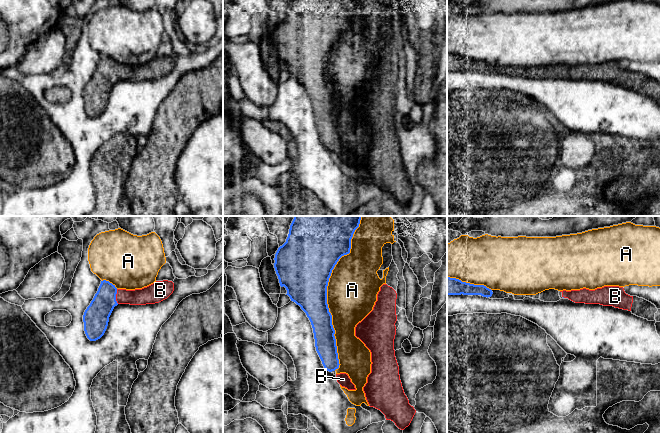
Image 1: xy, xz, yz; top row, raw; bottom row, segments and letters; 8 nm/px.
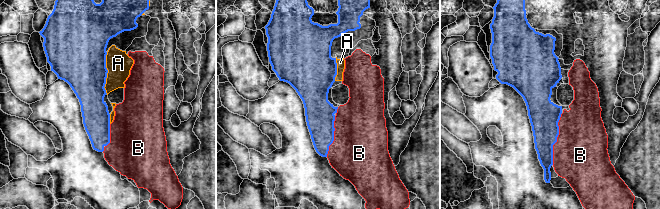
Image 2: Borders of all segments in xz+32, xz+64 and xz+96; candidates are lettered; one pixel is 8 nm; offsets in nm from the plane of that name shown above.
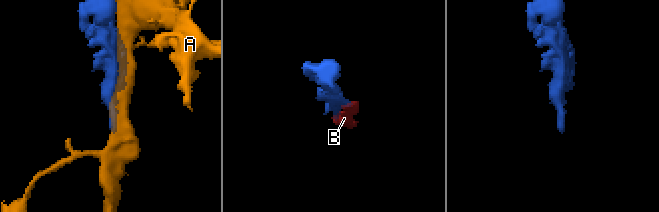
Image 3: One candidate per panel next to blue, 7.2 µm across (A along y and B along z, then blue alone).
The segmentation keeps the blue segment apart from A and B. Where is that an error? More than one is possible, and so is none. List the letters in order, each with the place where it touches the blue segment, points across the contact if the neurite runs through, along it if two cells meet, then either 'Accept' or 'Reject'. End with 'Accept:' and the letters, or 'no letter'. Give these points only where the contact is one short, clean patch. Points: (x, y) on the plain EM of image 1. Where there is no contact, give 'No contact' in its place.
A: Touches blue at xz (326, 72). Reject
B: Touches blue at xy (115, 72). Path across: xy (96, 93), (115, 72), (146, 71). Accept
Accept: B

